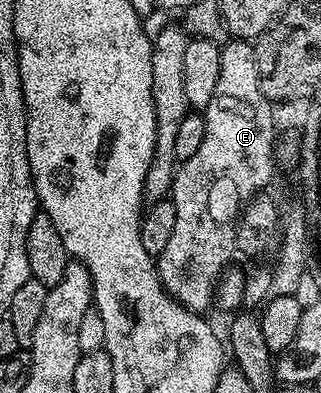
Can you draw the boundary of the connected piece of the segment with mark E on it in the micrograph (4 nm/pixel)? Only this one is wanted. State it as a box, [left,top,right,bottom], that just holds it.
[156,39,276,311]

